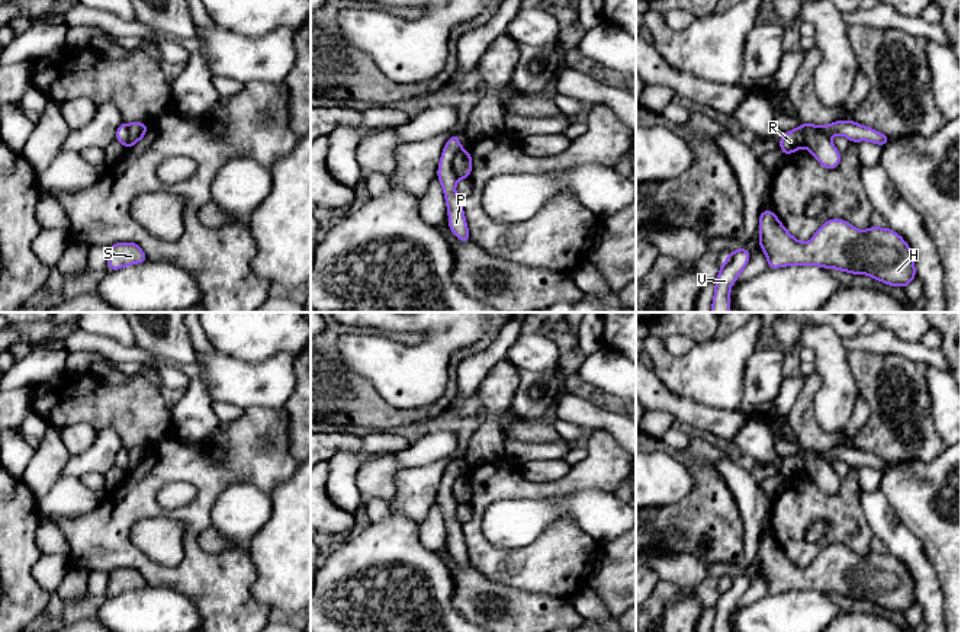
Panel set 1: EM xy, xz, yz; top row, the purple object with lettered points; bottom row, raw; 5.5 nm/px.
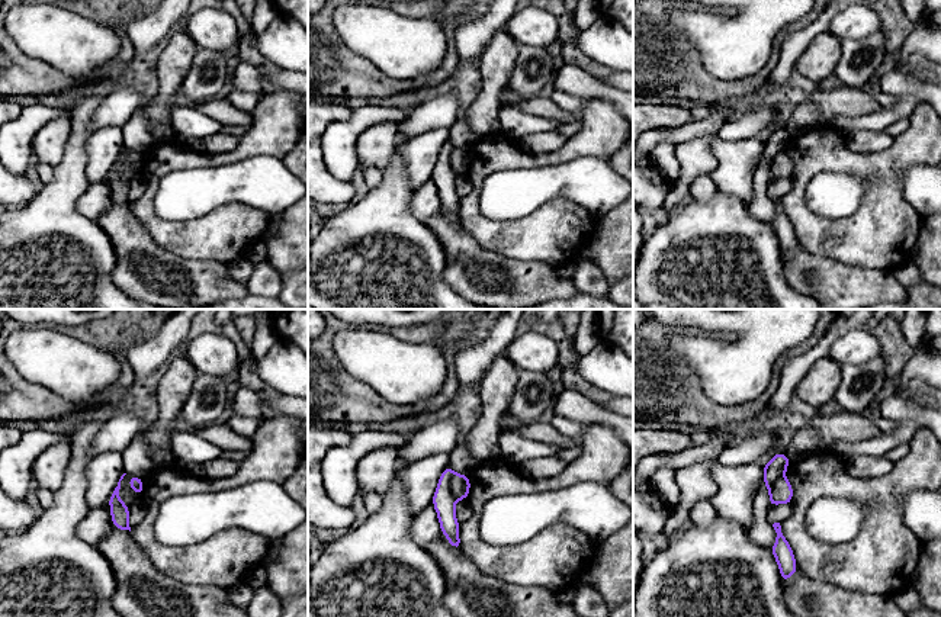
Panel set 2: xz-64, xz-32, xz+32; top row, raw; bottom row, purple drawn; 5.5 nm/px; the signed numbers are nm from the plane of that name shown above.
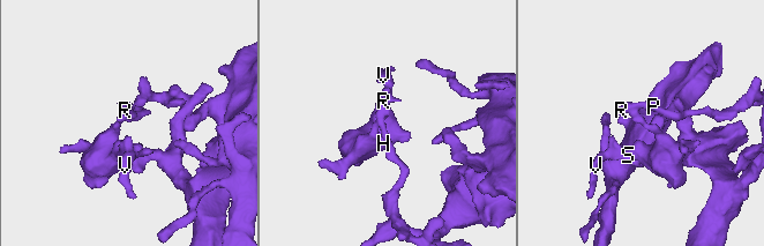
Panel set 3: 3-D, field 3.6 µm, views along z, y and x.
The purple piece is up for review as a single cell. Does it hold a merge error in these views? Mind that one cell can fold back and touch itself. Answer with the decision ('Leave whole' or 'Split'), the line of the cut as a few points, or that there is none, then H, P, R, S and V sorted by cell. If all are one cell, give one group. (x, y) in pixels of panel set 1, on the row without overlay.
Split. Split along xz (462, 475), (453, 484), (452, 499), (456, 504). Groups: H S V / P R

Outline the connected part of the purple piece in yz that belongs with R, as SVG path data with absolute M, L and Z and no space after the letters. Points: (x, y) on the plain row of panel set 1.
M803 449L793 456L788 456L781 461L780 466L780 475L785 479L790 481L791 478L800 475L806 469L806 462L803 458Z

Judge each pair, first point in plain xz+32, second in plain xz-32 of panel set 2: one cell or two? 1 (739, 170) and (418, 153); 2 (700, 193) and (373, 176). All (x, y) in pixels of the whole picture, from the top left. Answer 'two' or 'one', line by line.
1: one
2: one

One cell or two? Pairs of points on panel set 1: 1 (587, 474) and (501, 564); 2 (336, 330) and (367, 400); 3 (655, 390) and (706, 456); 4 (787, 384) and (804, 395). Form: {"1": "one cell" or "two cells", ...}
{"1": "one cell", "2": "one cell", "3": "two cells", "4": "two cells"}

